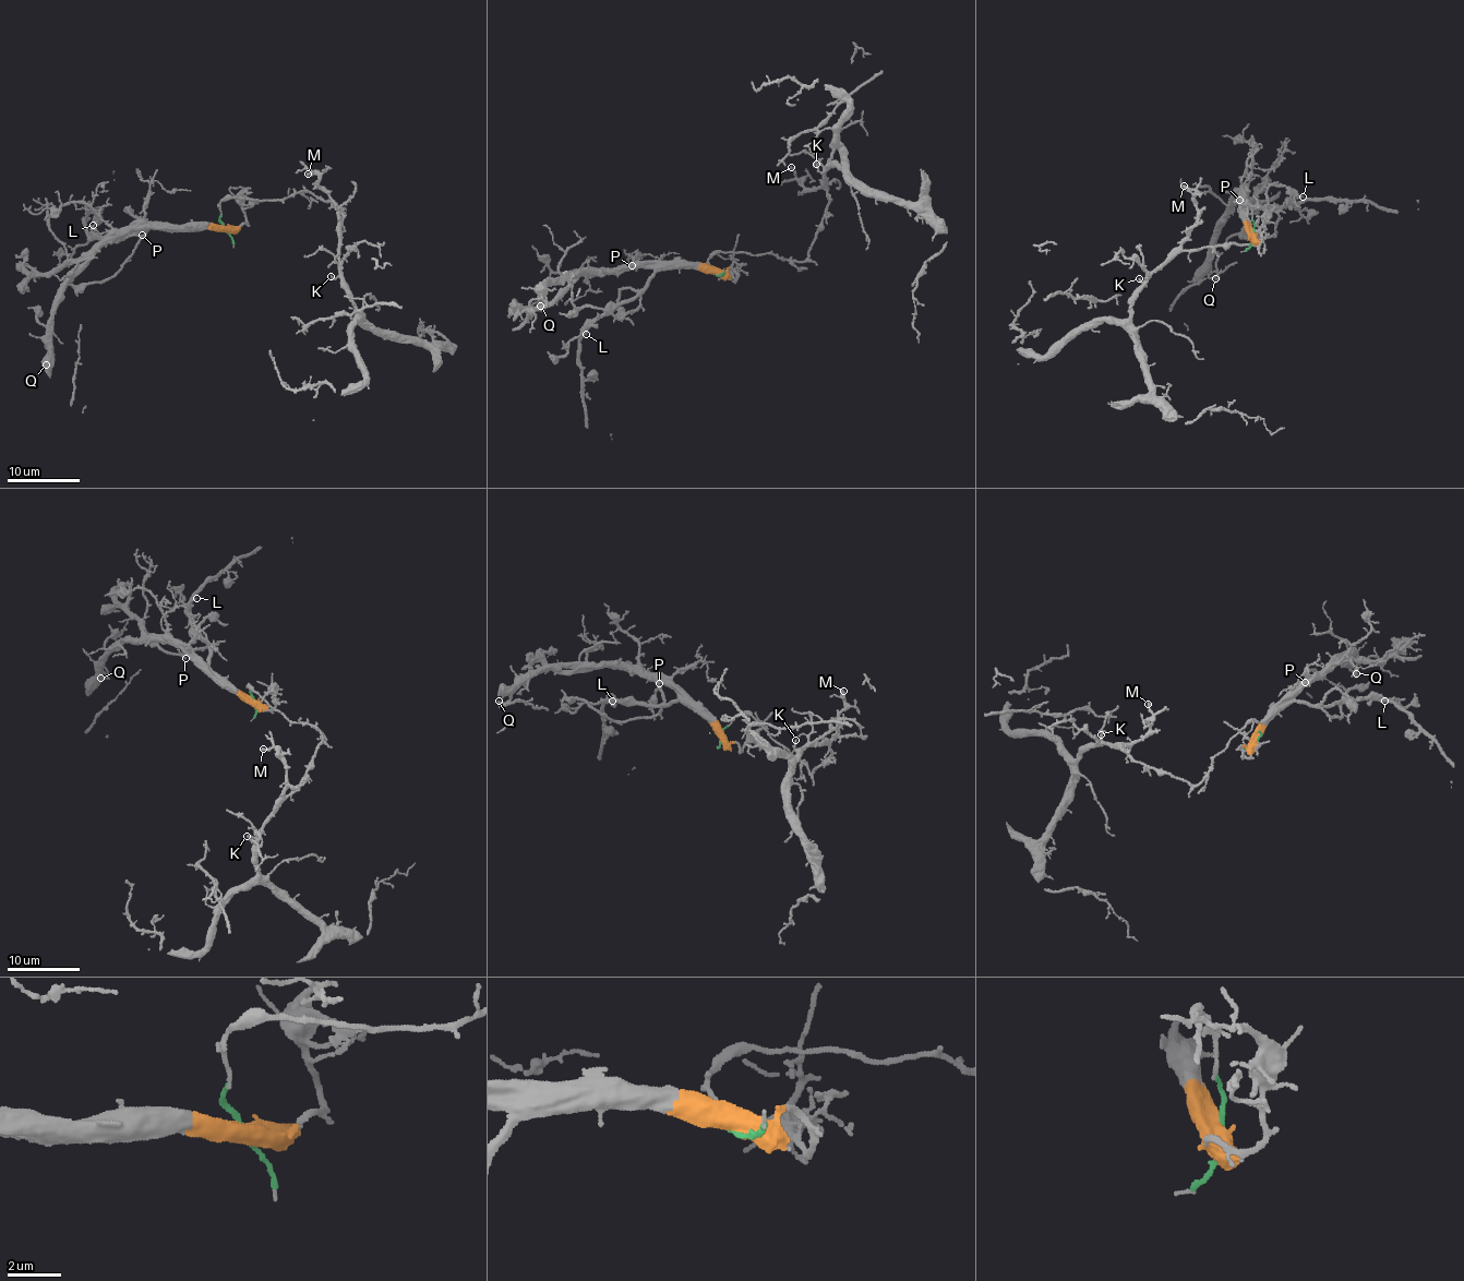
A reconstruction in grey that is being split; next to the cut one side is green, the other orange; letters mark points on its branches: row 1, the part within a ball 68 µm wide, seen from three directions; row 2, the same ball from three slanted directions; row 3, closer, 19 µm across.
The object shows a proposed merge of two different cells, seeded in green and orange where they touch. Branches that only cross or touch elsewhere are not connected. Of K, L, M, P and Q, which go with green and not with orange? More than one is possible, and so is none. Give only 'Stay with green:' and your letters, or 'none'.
Stay with green: K, M

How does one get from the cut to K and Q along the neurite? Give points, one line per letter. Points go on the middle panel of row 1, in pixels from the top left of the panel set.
K: (715, 274), (708, 260), (718, 253), (774, 253), (801, 262), (806, 258), (828, 205), (826, 171), (816, 164)
Q: (715, 274), (692, 267), (645, 266), (586, 273), (563, 283), (548, 278), (543, 289), (546, 304), (541, 306)

